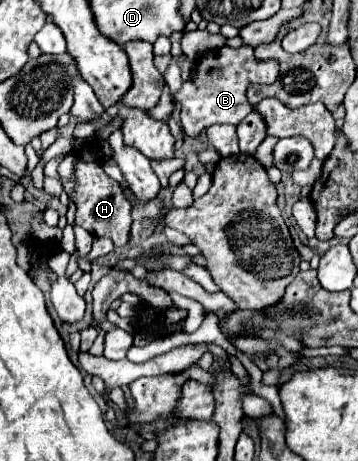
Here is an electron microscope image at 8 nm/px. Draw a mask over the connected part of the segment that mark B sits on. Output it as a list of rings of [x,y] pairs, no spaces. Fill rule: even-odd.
[[[222,48],[210,52],[198,60],[198,76],[192,82],[184,82],[182,90],[176,94],[174,102],[182,108],[182,128],[184,134],[196,138],[212,124],[238,124],[250,112],[252,106],[246,98],[246,88],[254,82],[272,84],[278,76],[278,62],[266,60],[256,62],[252,48]]]

